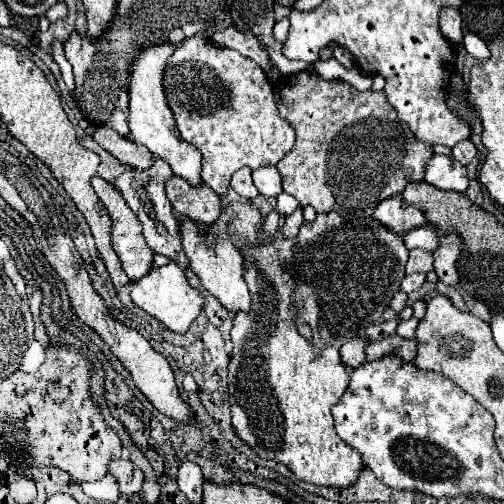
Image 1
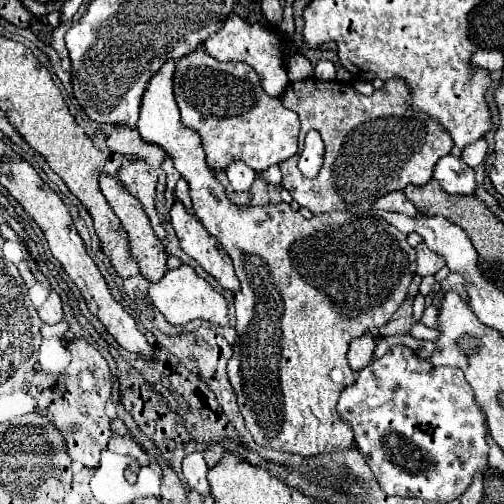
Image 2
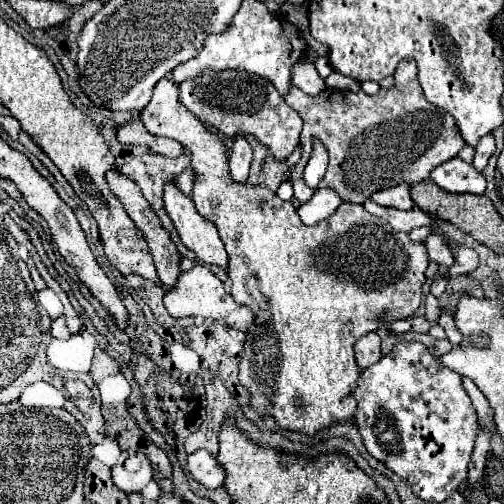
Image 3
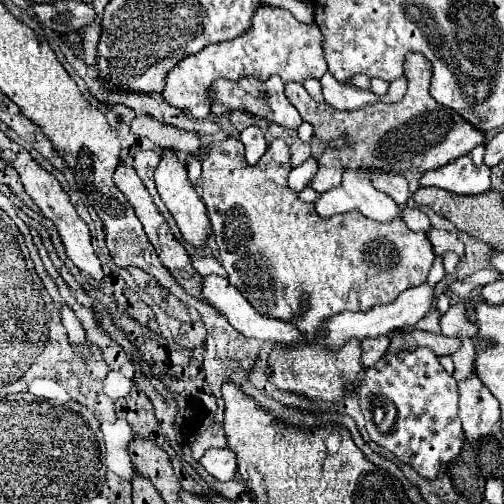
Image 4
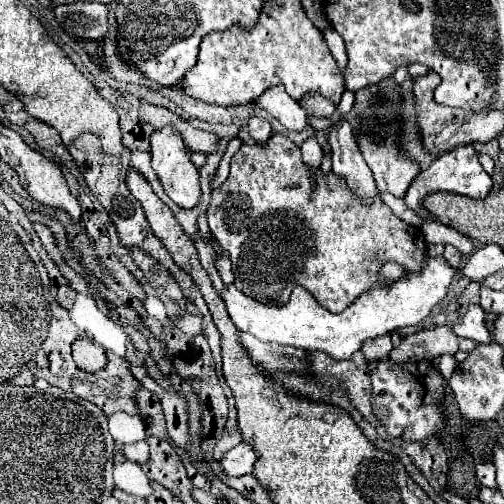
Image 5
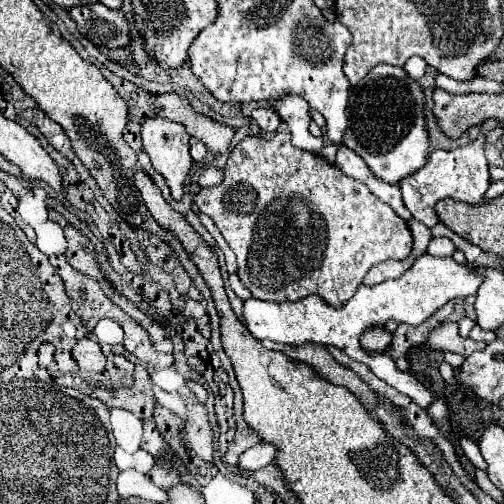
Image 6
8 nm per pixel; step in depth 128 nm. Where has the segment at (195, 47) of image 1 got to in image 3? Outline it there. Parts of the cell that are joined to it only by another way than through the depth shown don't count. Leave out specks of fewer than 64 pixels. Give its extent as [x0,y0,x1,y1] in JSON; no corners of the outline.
[180,70,302,158]

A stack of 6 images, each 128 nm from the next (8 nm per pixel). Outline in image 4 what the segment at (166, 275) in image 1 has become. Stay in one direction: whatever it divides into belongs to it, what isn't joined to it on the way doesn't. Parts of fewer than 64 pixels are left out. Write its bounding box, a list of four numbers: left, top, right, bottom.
[204,276,306,344]

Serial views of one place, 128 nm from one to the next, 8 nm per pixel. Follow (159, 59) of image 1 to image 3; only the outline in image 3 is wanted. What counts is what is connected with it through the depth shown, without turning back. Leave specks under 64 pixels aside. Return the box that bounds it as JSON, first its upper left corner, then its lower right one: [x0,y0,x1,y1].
[142,78,428,434]

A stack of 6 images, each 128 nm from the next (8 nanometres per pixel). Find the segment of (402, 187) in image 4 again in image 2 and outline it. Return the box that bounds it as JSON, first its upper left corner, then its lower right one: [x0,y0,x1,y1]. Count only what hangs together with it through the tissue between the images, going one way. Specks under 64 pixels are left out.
[374,190,416,216]

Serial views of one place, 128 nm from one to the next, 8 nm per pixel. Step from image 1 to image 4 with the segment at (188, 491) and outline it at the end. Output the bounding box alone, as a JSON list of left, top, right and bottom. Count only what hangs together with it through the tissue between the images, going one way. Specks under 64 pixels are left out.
[200,448,236,482]

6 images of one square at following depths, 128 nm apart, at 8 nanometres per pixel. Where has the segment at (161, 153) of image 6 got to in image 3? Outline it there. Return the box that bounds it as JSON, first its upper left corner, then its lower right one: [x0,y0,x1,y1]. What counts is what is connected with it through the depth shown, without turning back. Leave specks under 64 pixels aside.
[164,182,228,268]

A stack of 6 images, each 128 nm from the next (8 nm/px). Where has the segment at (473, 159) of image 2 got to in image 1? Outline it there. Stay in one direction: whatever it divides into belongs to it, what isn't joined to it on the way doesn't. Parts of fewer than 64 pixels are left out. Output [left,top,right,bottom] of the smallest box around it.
[452,140,478,166]

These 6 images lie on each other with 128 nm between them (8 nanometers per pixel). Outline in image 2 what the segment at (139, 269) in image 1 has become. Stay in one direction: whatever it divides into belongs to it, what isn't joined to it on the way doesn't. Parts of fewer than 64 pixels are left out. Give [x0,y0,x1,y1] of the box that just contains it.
[100,174,168,282]

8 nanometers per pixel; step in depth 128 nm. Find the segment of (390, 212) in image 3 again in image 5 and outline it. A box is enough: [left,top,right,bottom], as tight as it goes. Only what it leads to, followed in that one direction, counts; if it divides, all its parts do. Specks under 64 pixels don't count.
[328,120,376,196]

